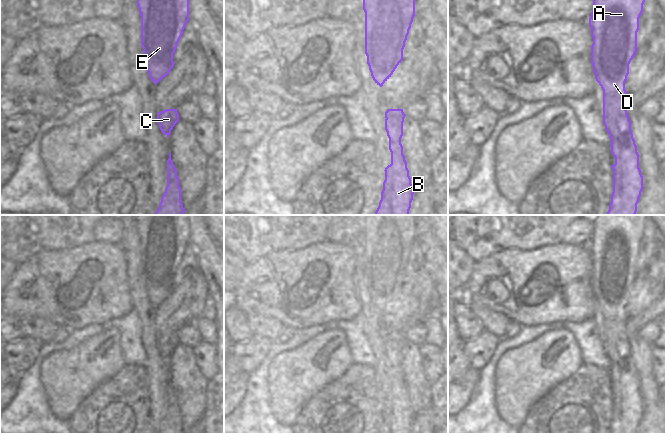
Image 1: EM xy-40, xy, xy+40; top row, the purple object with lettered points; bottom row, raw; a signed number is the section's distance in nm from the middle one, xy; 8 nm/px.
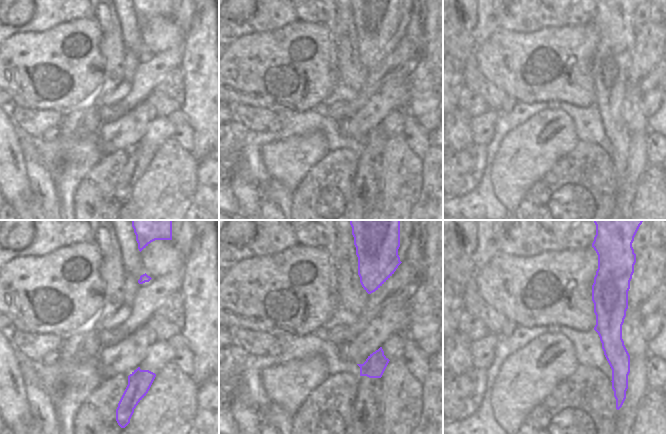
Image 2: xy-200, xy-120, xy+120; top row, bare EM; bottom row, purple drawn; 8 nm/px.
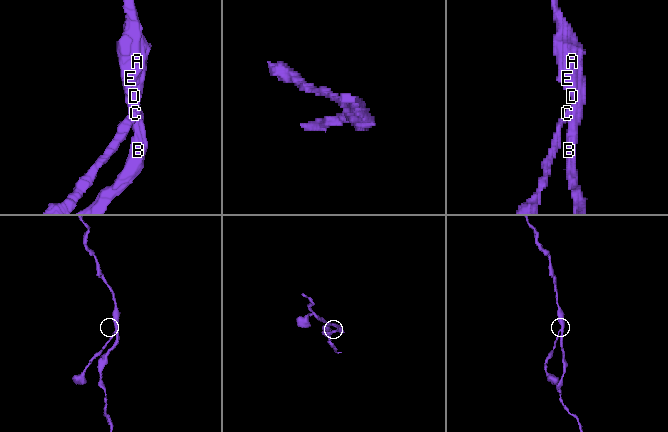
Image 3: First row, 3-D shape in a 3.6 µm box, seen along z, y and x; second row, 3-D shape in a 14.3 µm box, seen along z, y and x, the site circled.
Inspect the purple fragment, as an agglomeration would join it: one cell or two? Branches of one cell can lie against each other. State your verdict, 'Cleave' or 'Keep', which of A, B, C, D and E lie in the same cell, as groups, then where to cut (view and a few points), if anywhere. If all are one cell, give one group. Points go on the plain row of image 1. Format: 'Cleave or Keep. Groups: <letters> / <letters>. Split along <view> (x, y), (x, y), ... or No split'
Cleave. Groups: A B D E / C. Split along xy (403, 341), (386, 342)

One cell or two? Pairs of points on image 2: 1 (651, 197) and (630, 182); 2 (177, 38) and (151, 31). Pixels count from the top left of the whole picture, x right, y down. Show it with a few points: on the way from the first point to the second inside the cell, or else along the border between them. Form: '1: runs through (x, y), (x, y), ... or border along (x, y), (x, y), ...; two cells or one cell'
1: border along (647, 165), (636, 187), (631, 209); two cells
2: runs through (171, 36), (157, 34); one cell

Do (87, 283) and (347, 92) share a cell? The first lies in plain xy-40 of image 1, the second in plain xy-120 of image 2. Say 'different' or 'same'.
different

